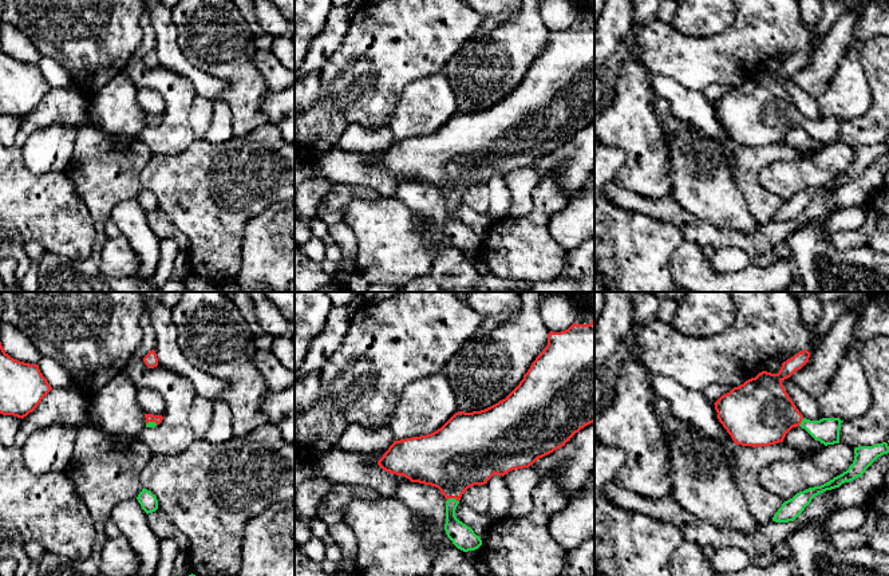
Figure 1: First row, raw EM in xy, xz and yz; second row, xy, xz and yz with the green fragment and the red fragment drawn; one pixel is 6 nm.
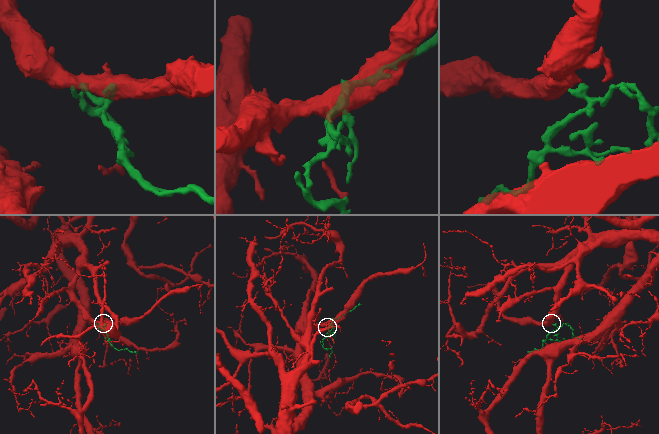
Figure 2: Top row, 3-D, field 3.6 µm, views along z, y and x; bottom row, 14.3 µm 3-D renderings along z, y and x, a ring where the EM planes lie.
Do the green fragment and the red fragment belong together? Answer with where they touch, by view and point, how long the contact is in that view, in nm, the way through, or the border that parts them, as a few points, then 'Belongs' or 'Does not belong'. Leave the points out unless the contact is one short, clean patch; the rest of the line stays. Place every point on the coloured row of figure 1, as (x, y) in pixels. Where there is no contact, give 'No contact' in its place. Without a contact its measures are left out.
Touches green at xz (453, 498). Shared border 70 nm. Path across: xz (462, 536), (453, 527), (453, 498), (455, 457). Belongs

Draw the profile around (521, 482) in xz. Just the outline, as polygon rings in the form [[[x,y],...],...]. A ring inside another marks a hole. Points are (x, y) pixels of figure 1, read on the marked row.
[[[529,466],[515,469],[503,476],[511,493],[511,505],[506,517],[523,517],[533,509],[533,490],[540,482],[540,473]]]

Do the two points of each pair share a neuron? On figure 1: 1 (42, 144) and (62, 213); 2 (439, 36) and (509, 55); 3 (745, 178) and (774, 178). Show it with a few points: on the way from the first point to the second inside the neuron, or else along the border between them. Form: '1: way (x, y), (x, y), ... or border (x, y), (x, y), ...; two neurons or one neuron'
1: border (22, 157), (23, 162), (35, 173), (63, 172); two neurons
2: border (473, 36), (443, 64); two neurons
3: border (774, 160), (759, 172), (758, 181), (781, 198); two neurons

